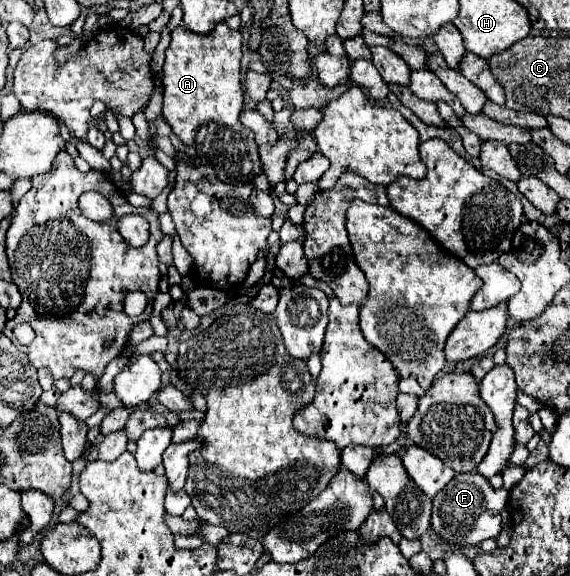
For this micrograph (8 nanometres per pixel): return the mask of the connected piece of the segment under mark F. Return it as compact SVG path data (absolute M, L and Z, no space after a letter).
M476 471L472 473L458 473L436 497L434 497L434 507L432 507L432 531L448 541L450 545L480 545L486 539L496 539L502 531L502 511L508 501L508 489L494 489L486 477L478 475Z

